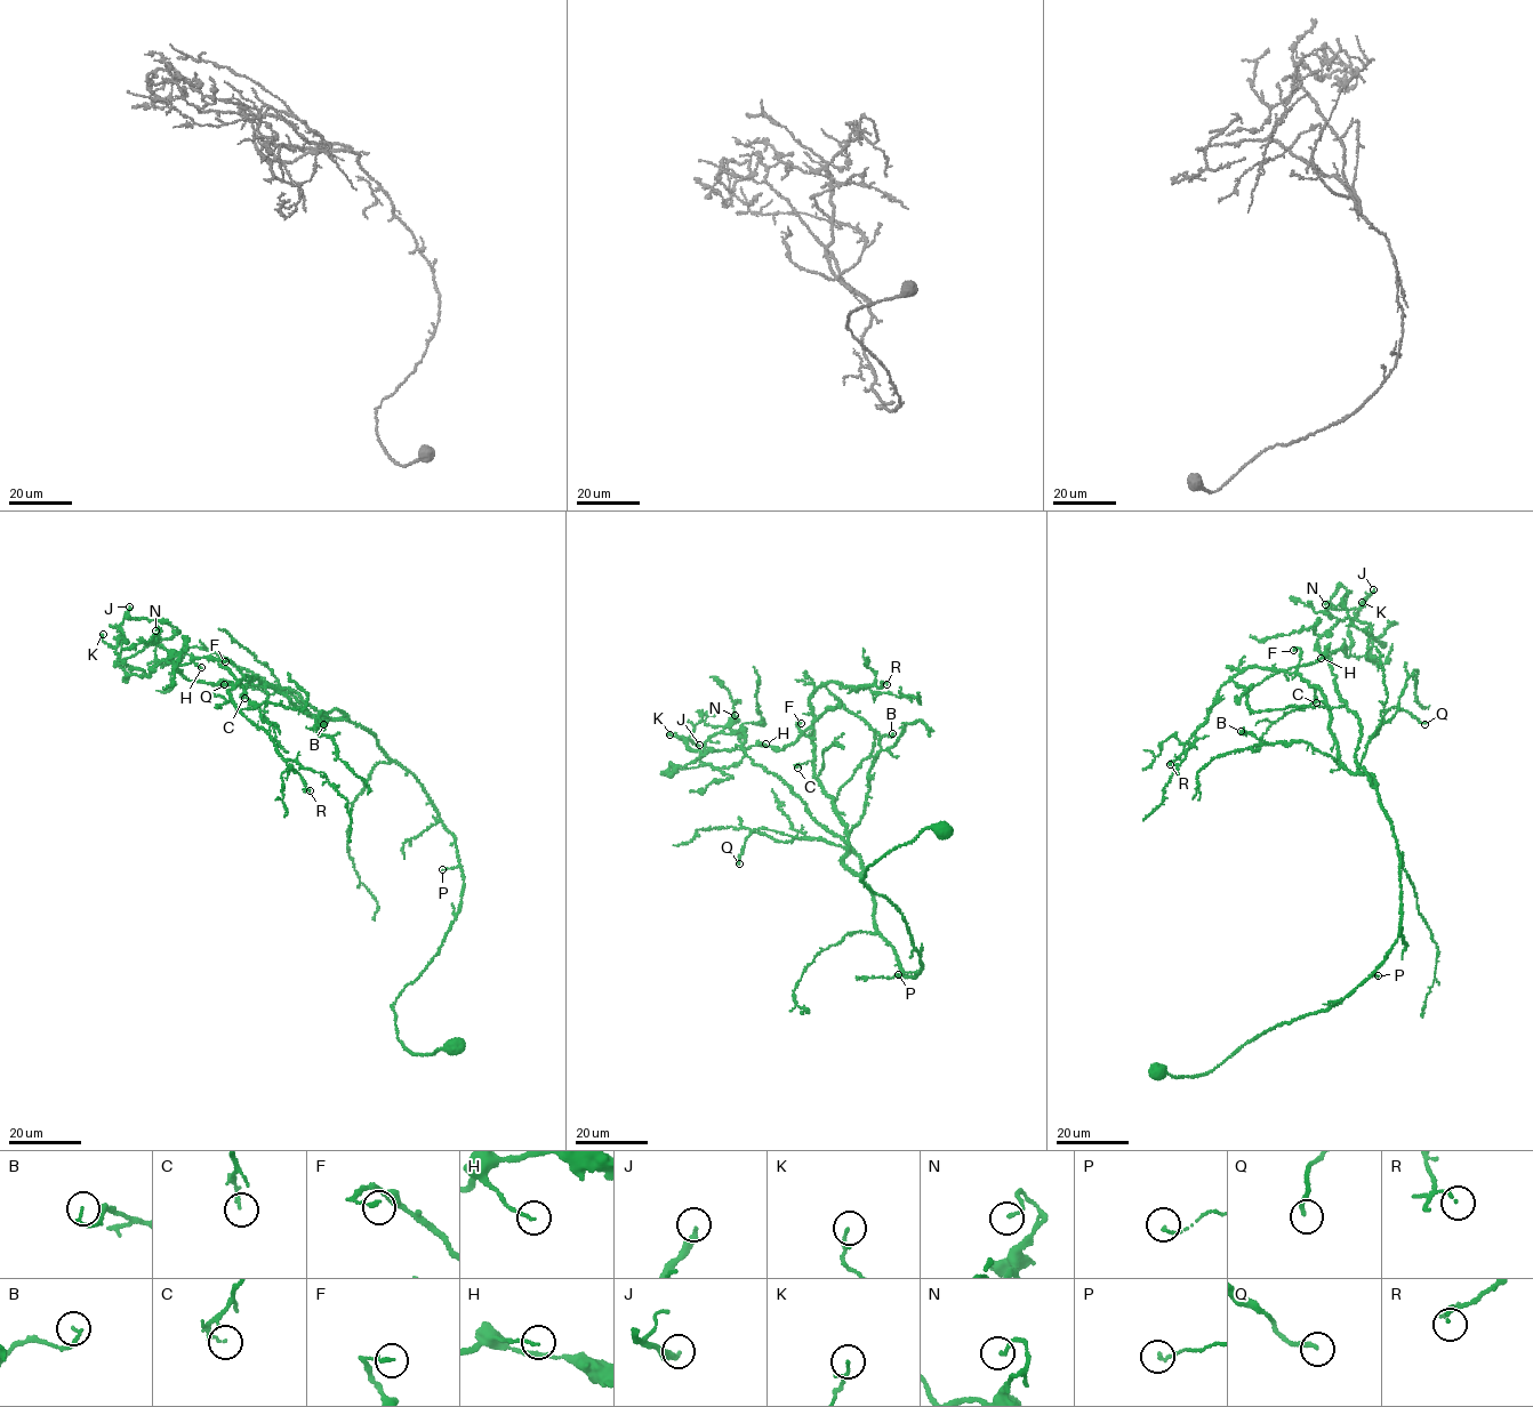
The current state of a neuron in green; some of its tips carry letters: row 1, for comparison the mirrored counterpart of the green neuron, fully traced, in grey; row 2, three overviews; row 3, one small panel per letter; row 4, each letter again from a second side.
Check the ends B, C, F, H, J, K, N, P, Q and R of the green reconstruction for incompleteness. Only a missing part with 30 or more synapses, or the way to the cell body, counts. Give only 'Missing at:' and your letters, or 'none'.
Missing at: J

